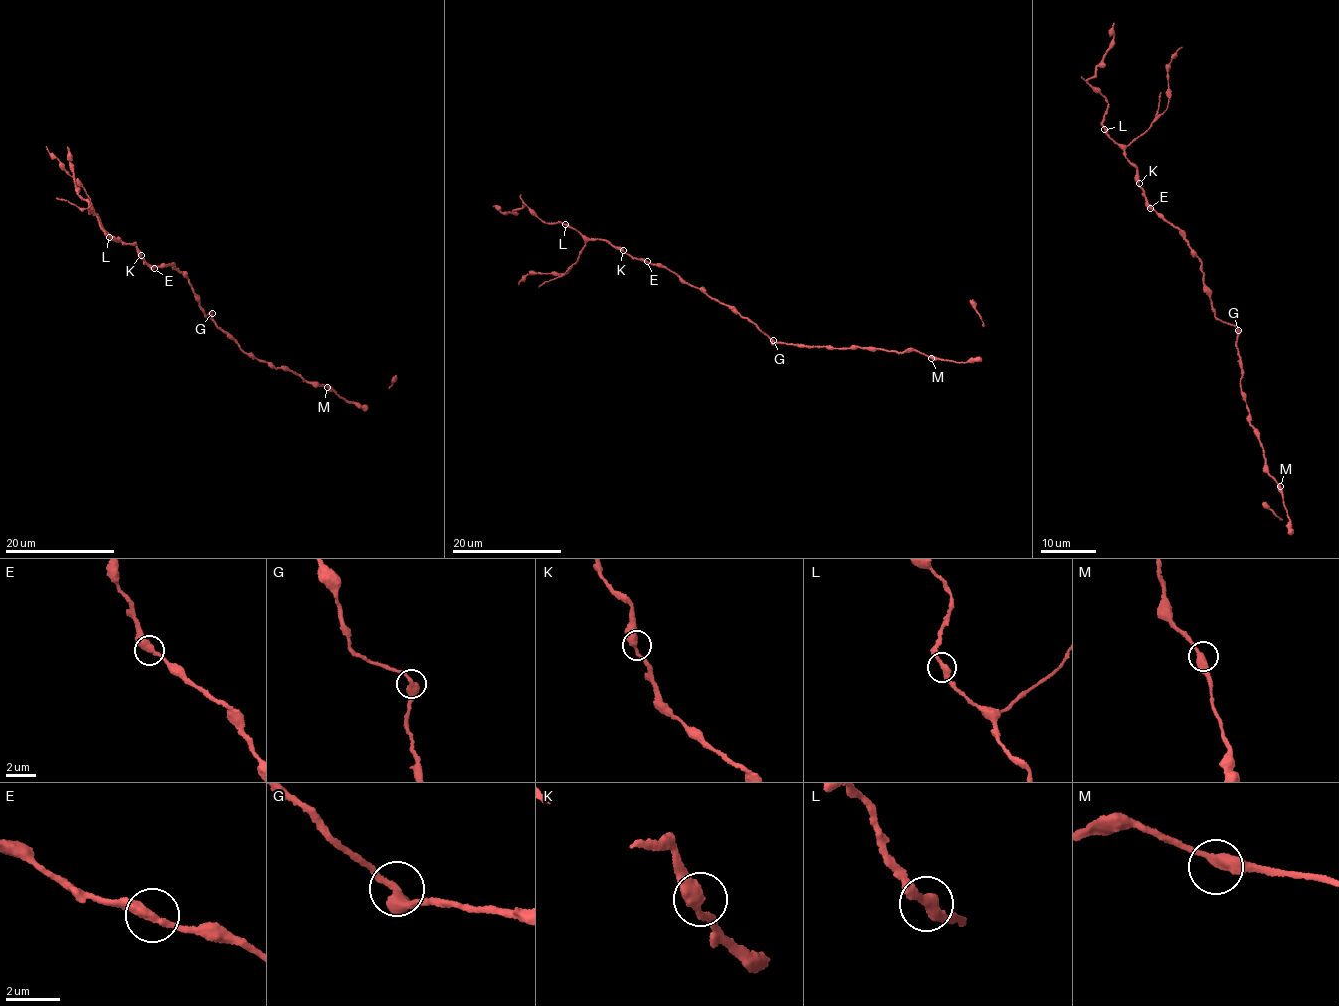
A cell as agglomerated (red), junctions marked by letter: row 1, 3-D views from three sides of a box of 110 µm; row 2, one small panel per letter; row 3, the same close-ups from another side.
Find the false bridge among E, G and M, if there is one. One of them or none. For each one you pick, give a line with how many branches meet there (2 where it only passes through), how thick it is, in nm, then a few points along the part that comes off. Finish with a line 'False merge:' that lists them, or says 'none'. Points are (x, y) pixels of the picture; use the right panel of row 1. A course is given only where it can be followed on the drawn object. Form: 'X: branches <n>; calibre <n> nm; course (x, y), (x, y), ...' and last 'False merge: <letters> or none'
False merge: none

